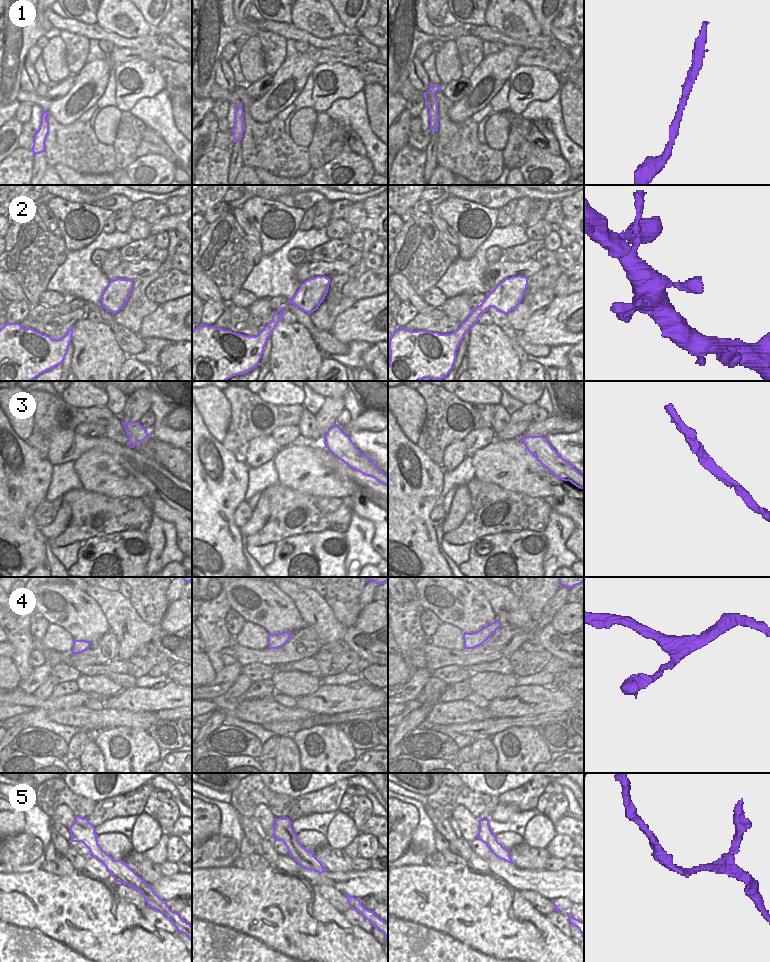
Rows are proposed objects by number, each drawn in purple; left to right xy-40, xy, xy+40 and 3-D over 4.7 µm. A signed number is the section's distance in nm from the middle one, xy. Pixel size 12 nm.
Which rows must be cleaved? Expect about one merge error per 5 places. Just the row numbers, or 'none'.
none

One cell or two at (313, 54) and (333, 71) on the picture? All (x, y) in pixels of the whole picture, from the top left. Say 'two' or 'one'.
two

